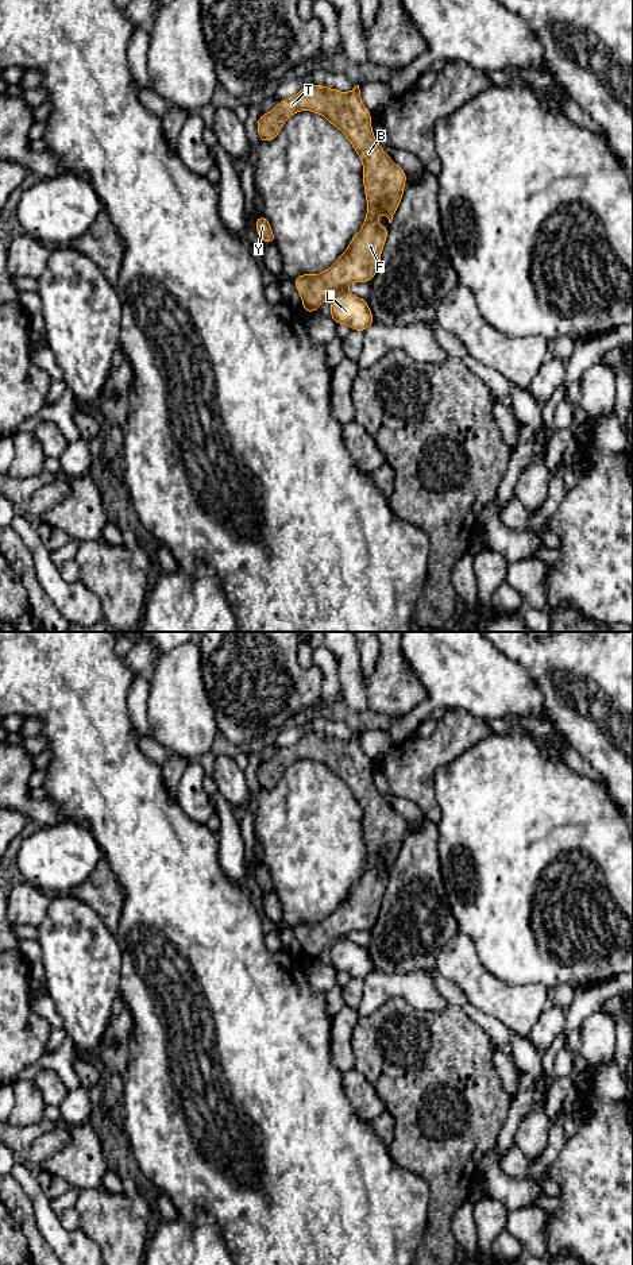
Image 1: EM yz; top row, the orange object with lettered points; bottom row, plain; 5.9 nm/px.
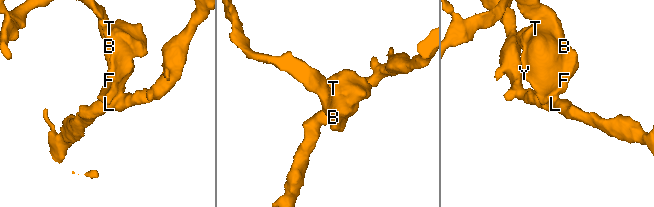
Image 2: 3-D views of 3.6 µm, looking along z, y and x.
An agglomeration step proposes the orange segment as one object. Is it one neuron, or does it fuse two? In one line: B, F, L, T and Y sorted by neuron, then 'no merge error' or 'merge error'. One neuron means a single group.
B F T Y / L; merge error

